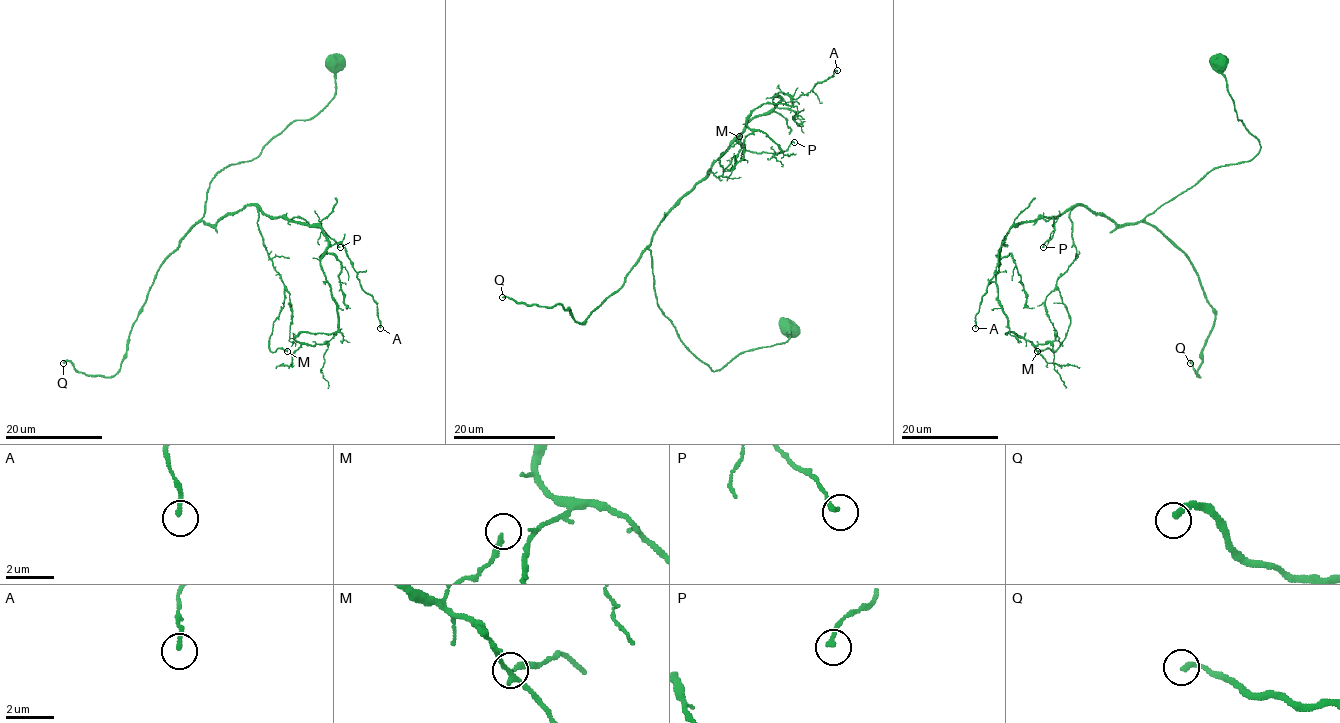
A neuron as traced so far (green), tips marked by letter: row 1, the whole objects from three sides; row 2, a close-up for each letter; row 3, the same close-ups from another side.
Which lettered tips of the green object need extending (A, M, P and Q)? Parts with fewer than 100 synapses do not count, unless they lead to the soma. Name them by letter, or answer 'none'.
Q

